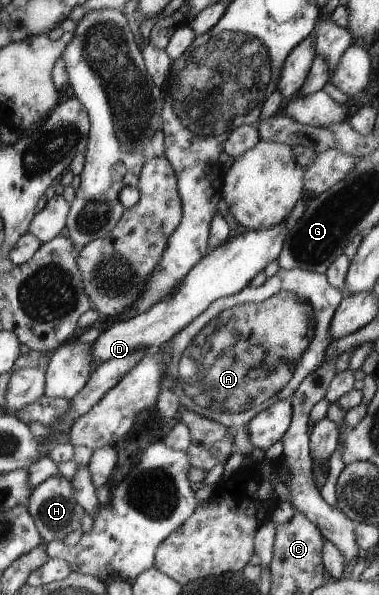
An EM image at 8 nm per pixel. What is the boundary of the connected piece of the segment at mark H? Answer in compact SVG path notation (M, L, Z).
M53 475L34 486L26 498L26 509L33 519L39 536L46 543L62 541L69 532L79 528L79 518L84 510L73 498L72 492L70 480L66 480L61 475Z

